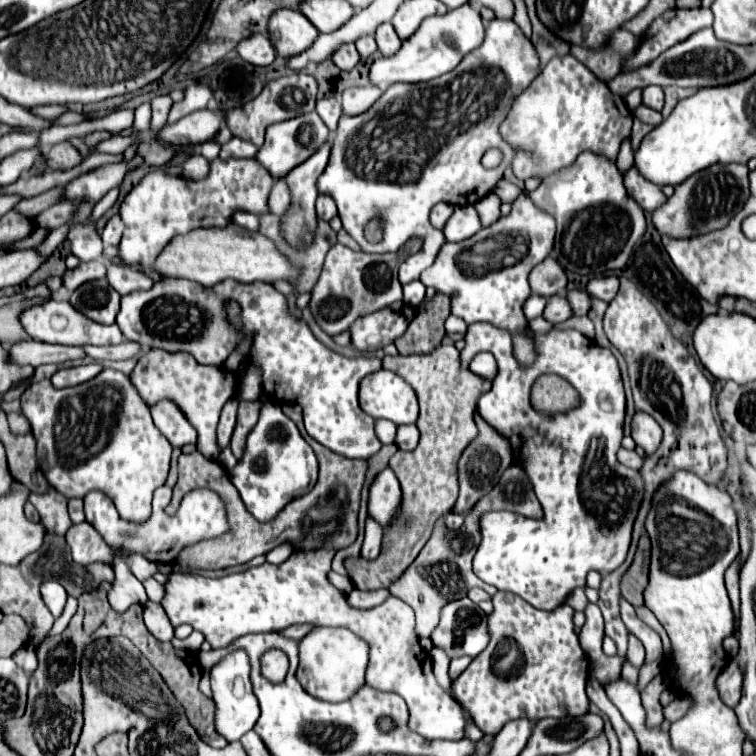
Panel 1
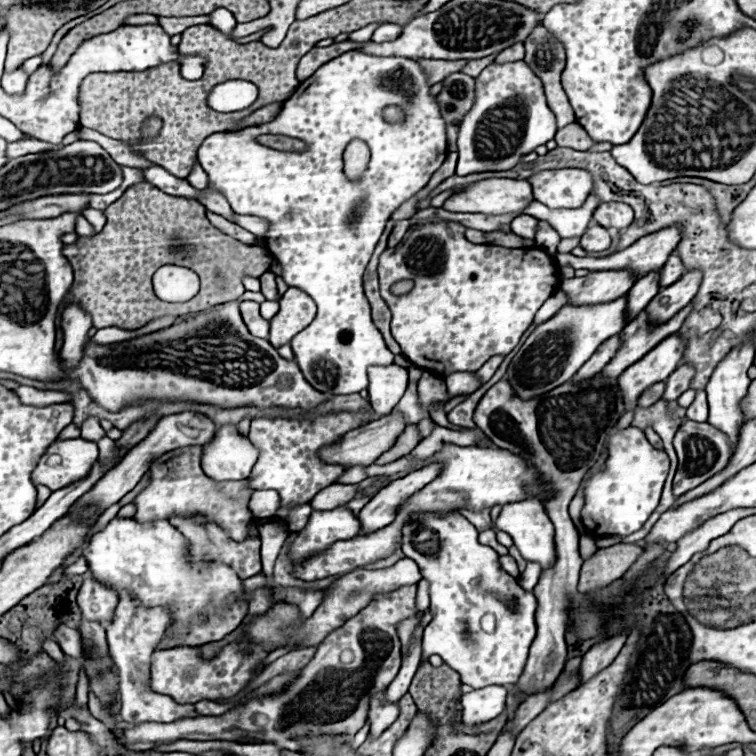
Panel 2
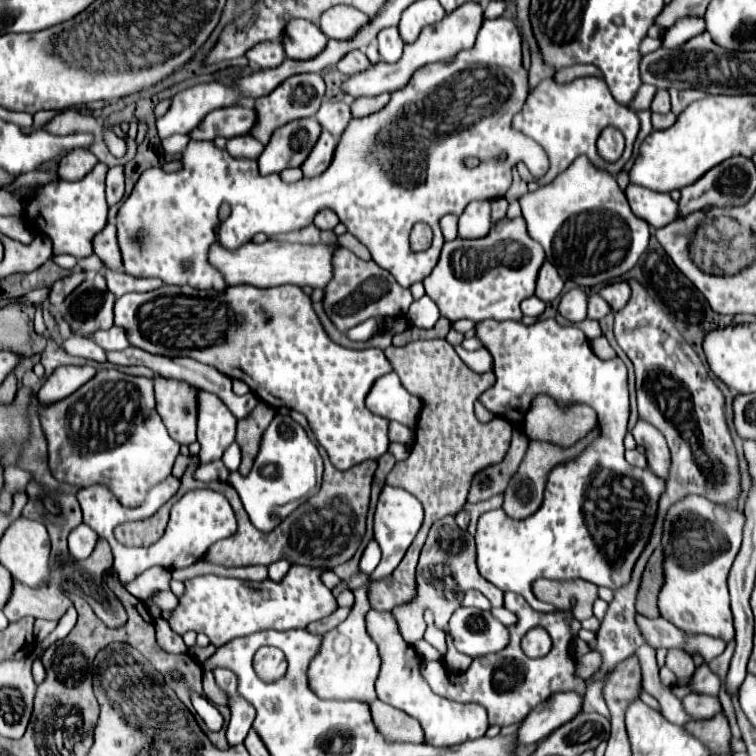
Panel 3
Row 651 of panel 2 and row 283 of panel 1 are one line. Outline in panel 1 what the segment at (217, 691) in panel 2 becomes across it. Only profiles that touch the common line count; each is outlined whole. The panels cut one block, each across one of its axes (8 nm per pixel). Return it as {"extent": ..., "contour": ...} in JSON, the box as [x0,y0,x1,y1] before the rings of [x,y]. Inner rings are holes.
{"extent":[116,278,382,460],"contour":[[[168,278],[168,282],[156,282],[152,290],[146,292],[132,292],[122,296],[120,310],[116,316],[116,324],[120,326],[126,340],[138,342],[142,350],[166,350],[170,354],[188,352],[196,358],[198,364],[212,364],[220,366],[242,340],[252,338],[252,346],[248,352],[248,362],[262,372],[262,386],[264,396],[272,402],[282,404],[298,404],[304,410],[304,426],[308,434],[334,454],[344,458],[364,458],[368,460],[374,456],[382,442],[374,432],[374,420],[360,408],[358,404],[358,390],[364,376],[382,370],[382,360],[378,356],[364,356],[364,358],[346,358],[330,348],[326,348],[308,328],[306,320],[294,316],[288,308],[288,300],[280,294],[272,284],[264,282],[220,282],[220,286],[204,288],[192,280],[182,278]],[[234,300],[240,306],[240,328],[236,328],[228,320],[226,304]]]}

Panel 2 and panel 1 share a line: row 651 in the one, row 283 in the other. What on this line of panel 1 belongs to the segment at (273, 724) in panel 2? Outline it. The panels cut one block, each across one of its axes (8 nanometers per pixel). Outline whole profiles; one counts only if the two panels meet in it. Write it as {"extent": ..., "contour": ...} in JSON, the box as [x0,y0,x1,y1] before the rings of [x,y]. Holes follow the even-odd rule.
{"extent":[310,244,402,336],"contour":[[[334,244],[326,254],[324,270],[312,290],[310,310],[324,332],[336,336],[352,326],[354,320],[376,310],[402,302],[402,286],[398,282],[400,260],[396,254],[366,254],[354,252],[348,246]]]}

